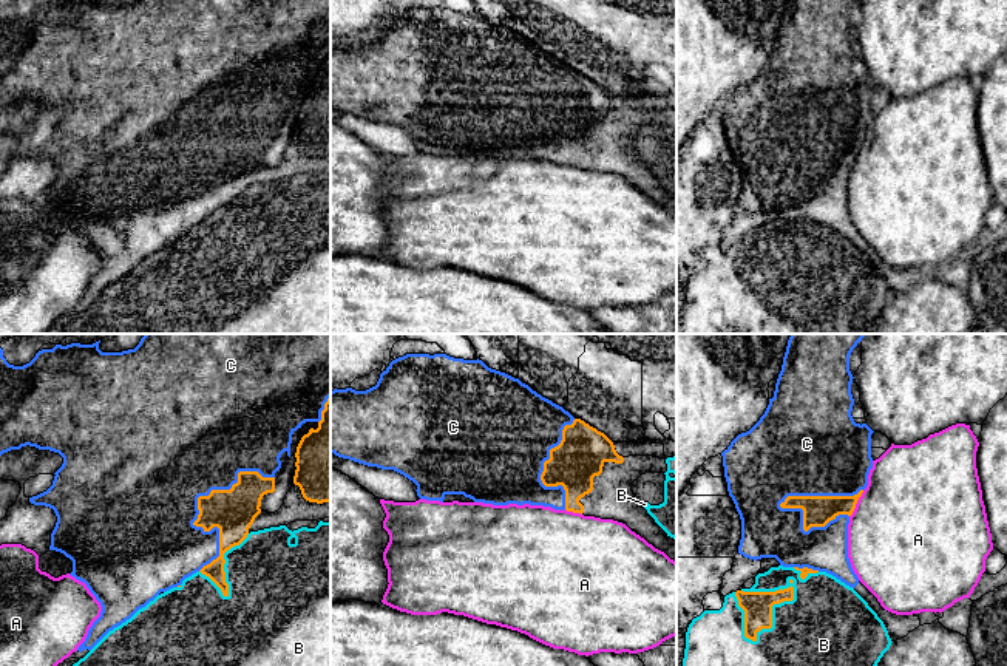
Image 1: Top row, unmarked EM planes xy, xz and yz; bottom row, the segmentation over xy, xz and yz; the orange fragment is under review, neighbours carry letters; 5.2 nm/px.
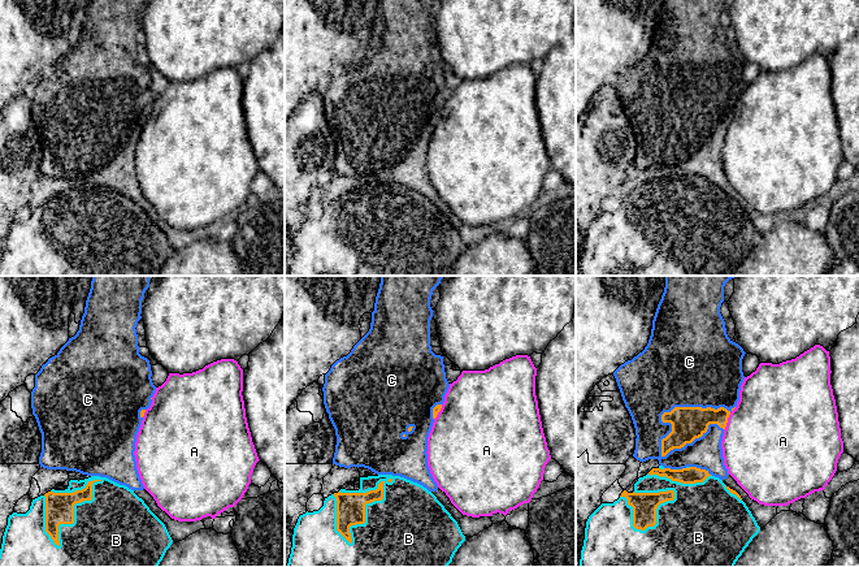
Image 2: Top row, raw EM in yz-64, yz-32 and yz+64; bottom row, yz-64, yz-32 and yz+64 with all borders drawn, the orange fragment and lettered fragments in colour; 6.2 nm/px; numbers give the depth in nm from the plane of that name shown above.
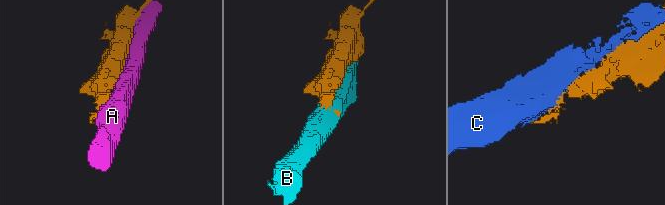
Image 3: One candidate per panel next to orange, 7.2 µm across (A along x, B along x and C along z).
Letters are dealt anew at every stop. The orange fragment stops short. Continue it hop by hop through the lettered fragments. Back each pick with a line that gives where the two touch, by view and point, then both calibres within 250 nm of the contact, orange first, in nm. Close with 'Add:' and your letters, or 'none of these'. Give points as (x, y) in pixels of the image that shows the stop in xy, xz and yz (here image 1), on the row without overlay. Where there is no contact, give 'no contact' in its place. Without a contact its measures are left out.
Add: none of these

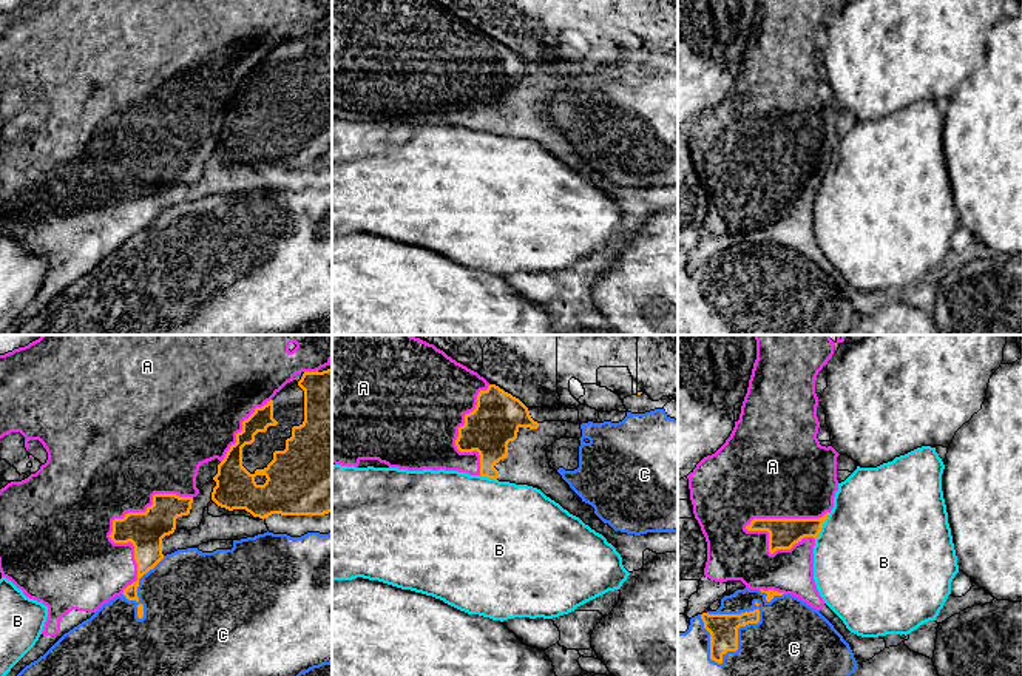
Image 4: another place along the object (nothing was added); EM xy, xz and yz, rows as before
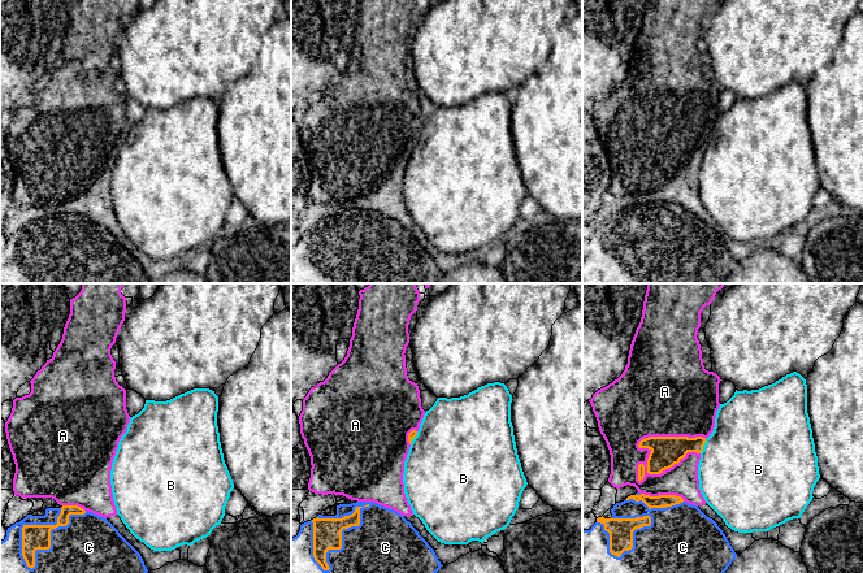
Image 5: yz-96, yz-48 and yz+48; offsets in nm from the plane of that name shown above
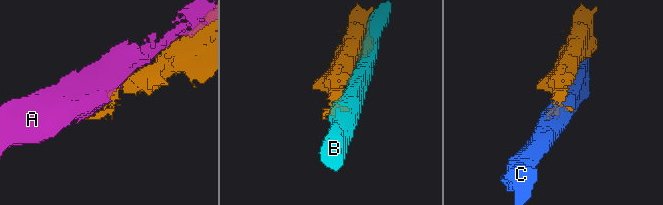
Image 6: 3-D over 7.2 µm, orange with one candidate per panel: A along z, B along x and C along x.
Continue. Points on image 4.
Add: none of these

